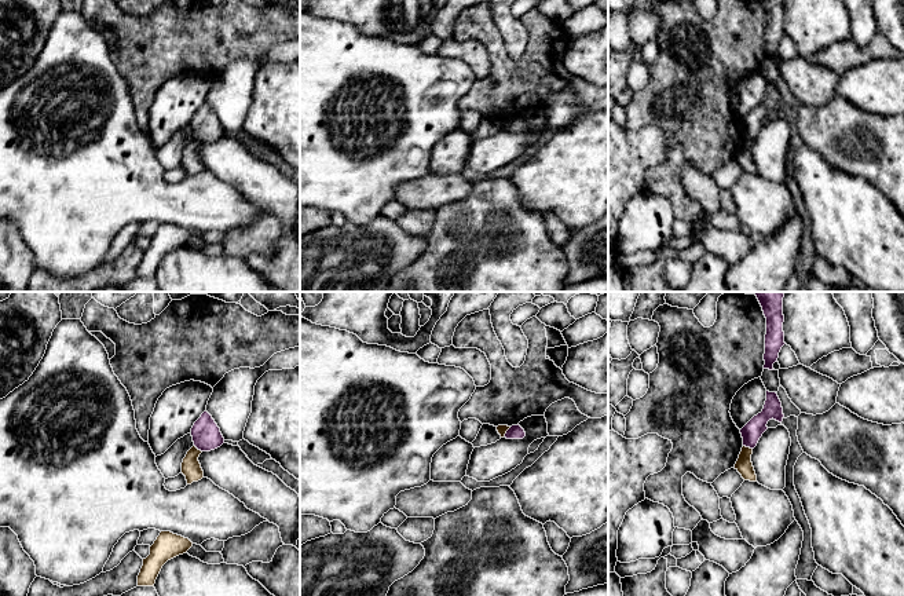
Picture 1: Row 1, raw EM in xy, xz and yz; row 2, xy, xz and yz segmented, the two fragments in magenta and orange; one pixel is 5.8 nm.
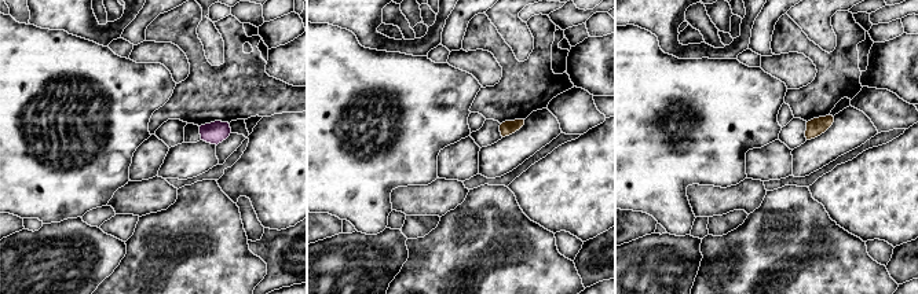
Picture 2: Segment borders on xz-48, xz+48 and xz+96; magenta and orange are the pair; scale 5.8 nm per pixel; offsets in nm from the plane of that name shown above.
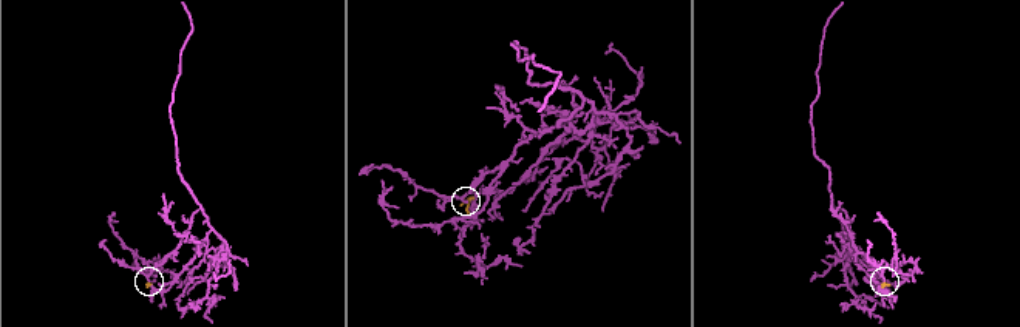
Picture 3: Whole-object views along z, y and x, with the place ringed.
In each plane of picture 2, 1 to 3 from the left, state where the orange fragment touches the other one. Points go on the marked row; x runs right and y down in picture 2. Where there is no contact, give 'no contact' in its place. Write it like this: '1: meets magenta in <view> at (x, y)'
1: no contact
2: no contact
3: no contact

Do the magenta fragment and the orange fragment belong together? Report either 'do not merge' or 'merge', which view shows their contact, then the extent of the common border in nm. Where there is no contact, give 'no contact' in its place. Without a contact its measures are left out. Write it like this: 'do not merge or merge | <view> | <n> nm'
do not merge | yz | 60 nm

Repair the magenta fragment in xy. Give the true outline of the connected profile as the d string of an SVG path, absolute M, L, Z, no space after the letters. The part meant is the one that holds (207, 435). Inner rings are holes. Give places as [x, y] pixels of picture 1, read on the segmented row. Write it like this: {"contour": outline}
{"contour": "M204 412L194 423L191 436L194 446L201 451L215 450L224 443L220 428L208 412Z"}

